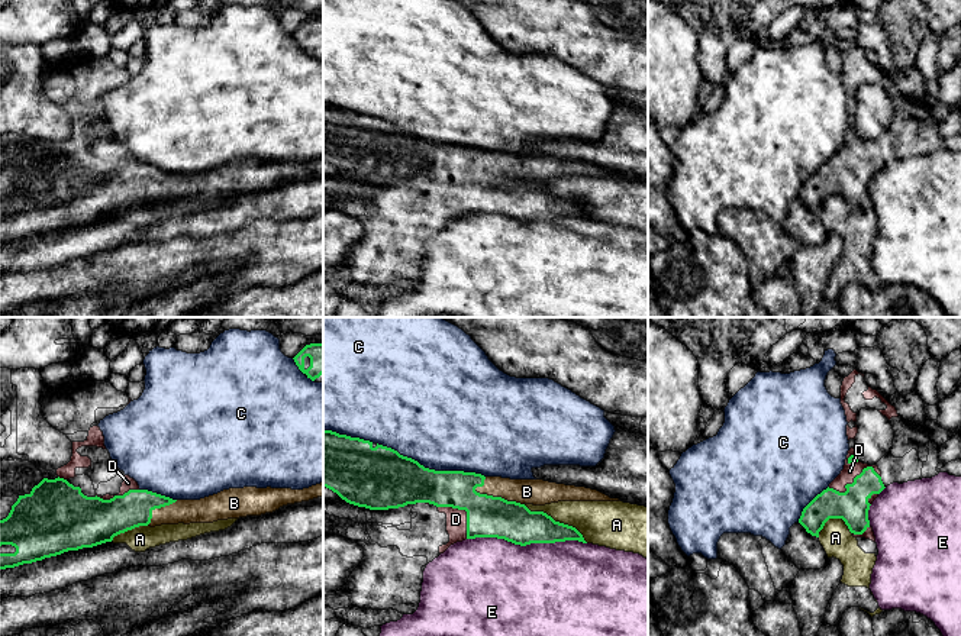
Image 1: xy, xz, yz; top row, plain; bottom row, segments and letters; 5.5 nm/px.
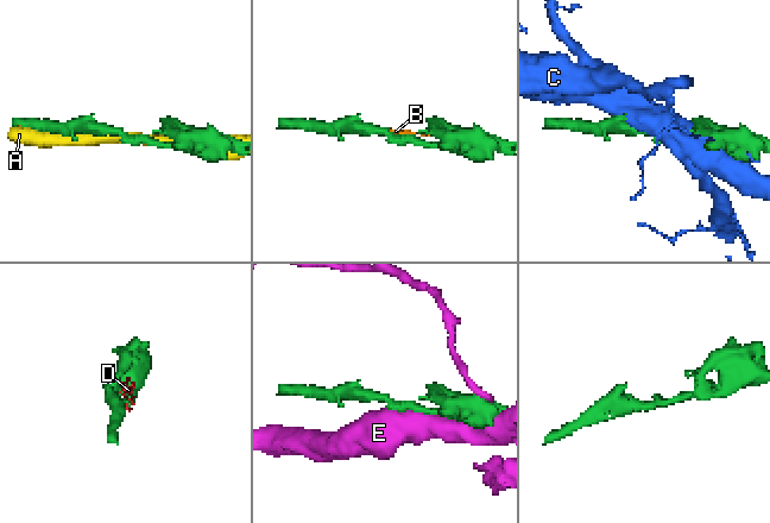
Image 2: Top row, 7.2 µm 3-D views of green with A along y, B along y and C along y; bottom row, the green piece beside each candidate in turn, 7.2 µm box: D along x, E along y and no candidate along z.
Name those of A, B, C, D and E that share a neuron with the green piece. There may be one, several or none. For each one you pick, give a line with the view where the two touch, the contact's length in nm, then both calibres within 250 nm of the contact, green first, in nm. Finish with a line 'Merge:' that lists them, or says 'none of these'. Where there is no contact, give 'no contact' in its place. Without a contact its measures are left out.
B: meets green in xz; contact 300 nm long; 240 nm thick on the green side, 140 nm on the other
D: meets green in yz; contact 300 nm long; 180 nm thick on the green side, 90 nm on the other
Merge: B, D

